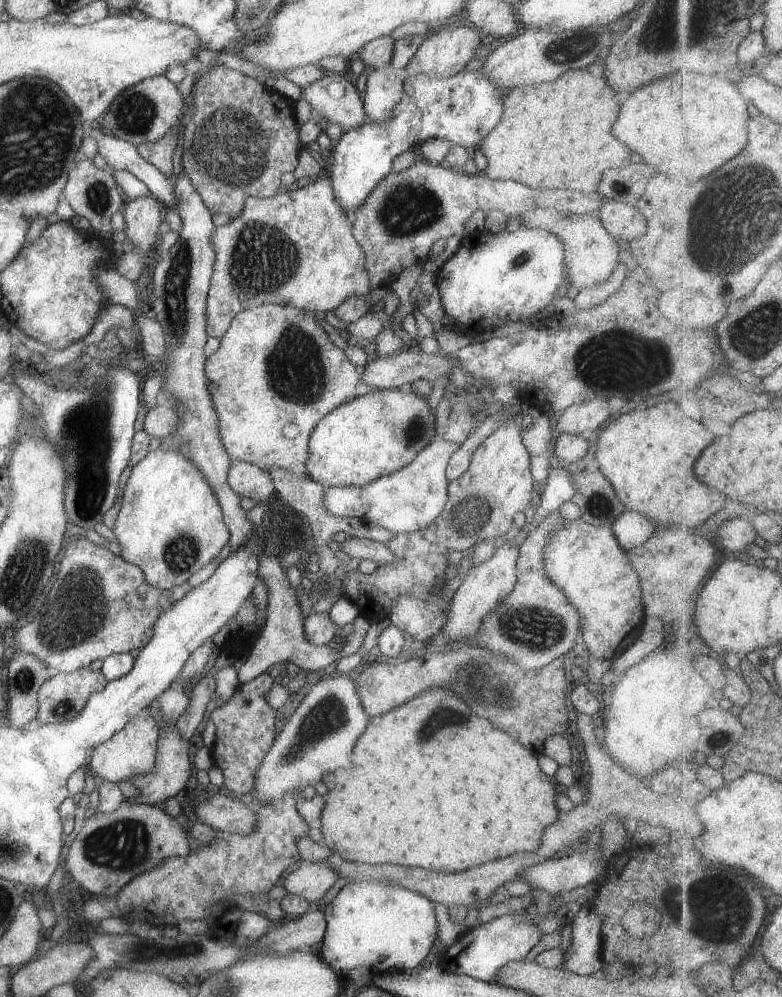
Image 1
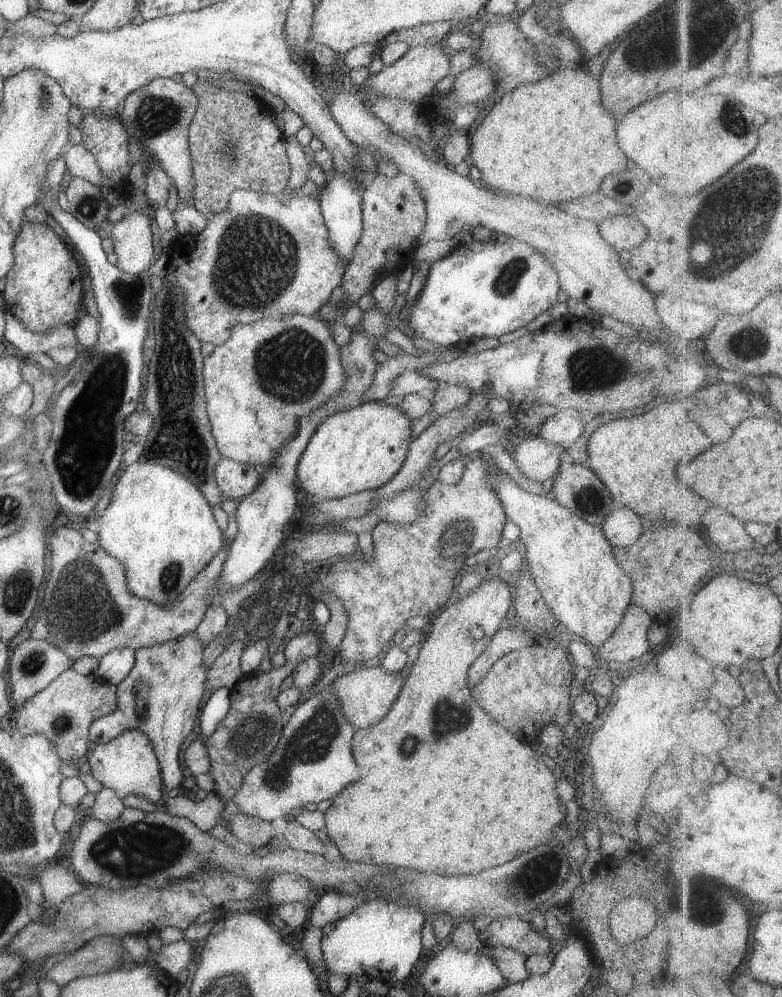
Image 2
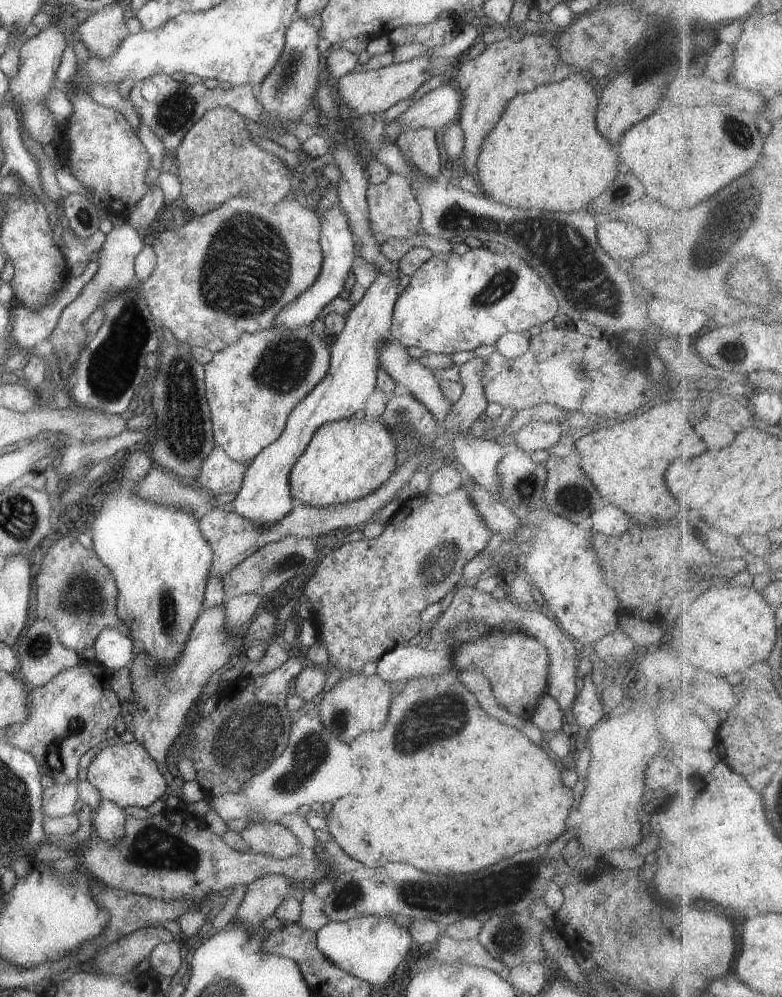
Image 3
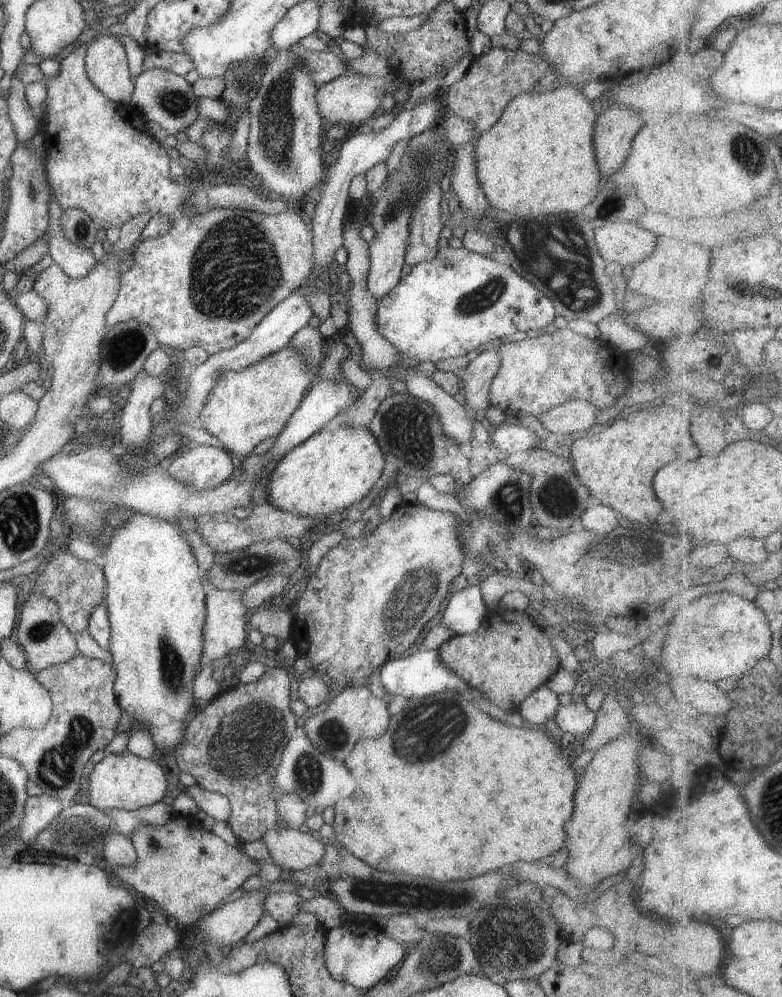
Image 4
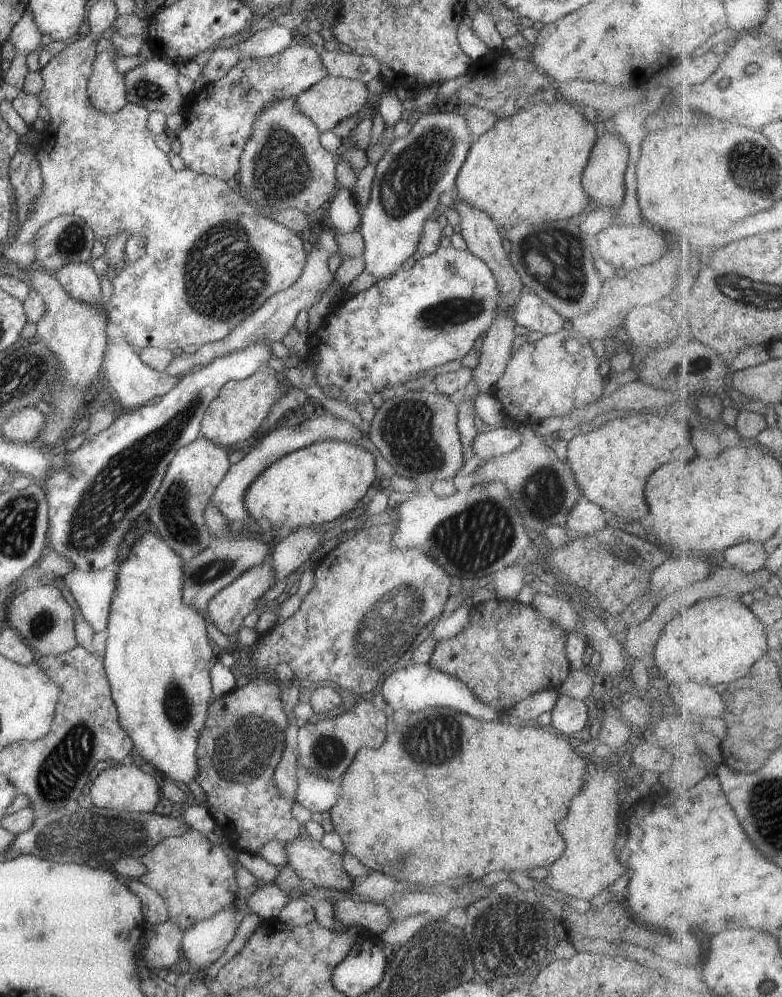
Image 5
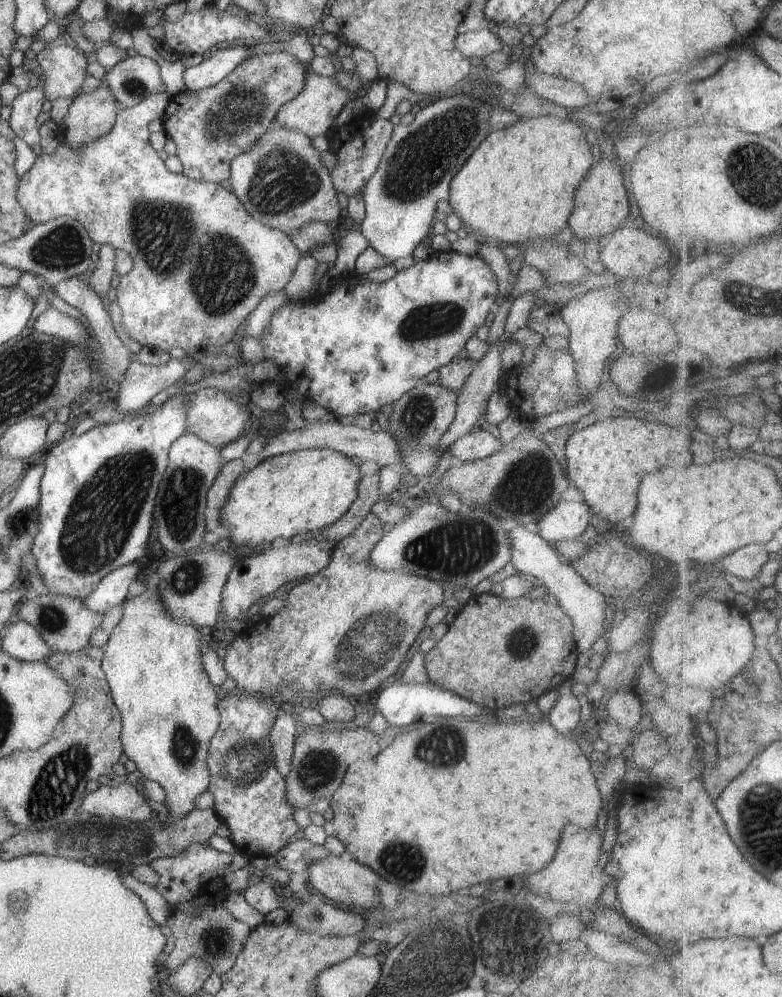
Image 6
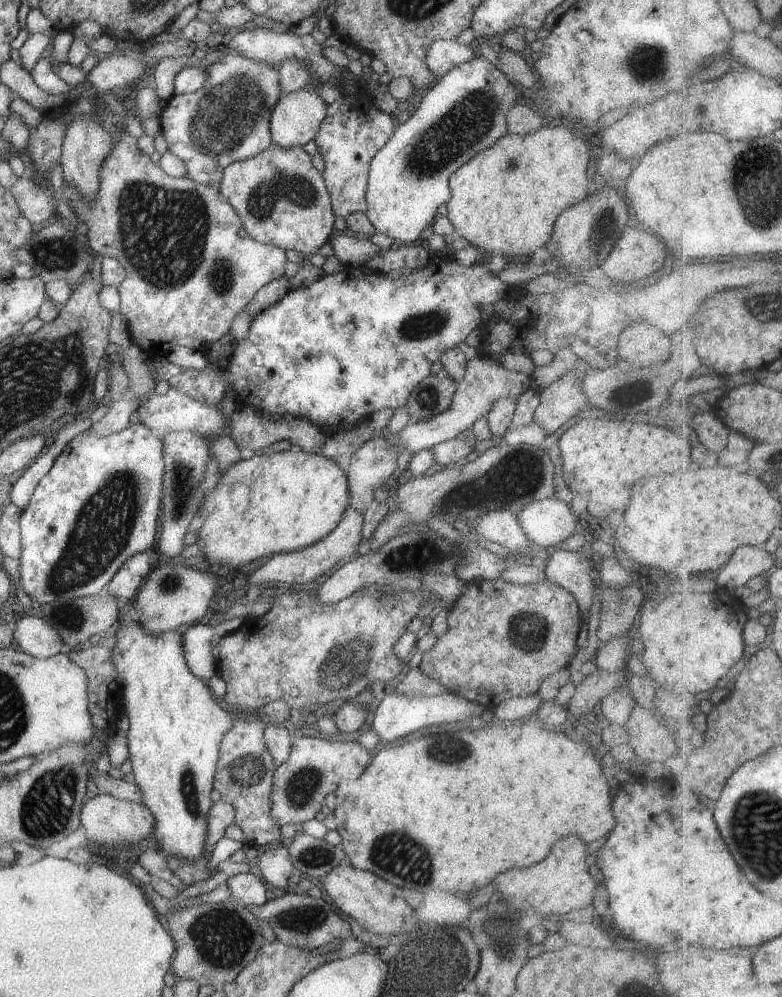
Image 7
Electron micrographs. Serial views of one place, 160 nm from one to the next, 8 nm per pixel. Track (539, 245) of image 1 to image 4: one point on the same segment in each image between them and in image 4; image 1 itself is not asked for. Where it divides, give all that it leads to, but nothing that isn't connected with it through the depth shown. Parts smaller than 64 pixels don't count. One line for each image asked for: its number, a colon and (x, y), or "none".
2: (481, 289)
3: (453, 302)
4: (435, 312)

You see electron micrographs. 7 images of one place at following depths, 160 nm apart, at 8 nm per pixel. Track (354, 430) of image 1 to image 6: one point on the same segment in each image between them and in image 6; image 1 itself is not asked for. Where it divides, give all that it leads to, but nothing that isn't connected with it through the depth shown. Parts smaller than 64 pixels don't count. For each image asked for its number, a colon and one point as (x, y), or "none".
2: (362, 448)
3: (345, 460)
4: (332, 470)
5: (314, 485)
6: (305, 491)

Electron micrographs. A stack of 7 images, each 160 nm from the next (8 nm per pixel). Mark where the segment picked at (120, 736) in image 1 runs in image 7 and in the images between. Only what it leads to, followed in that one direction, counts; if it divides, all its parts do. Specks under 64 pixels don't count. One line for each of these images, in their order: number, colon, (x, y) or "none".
2: (126, 763)
3: (124, 774)
4: (124, 781)
5: (121, 788)
6: (123, 801)
7: (107, 821)

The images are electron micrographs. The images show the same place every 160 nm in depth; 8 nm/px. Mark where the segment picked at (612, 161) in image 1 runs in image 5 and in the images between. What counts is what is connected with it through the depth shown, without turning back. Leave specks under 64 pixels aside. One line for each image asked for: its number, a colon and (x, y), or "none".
2: (552, 140)
3: (545, 152)
4: (538, 158)
5: (527, 167)

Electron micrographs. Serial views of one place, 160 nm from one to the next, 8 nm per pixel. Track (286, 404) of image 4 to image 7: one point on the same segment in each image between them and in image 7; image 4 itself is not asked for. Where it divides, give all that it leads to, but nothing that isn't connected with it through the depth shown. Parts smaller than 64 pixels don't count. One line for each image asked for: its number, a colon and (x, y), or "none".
5: (237, 411)
6: (210, 415)
7: (174, 411)

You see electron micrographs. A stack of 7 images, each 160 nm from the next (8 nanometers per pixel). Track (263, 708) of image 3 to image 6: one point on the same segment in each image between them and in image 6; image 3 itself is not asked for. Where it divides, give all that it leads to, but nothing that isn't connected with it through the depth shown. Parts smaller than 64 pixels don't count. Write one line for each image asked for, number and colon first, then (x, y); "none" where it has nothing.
4: (233, 747)
5: (243, 737)
6: (248, 792)

